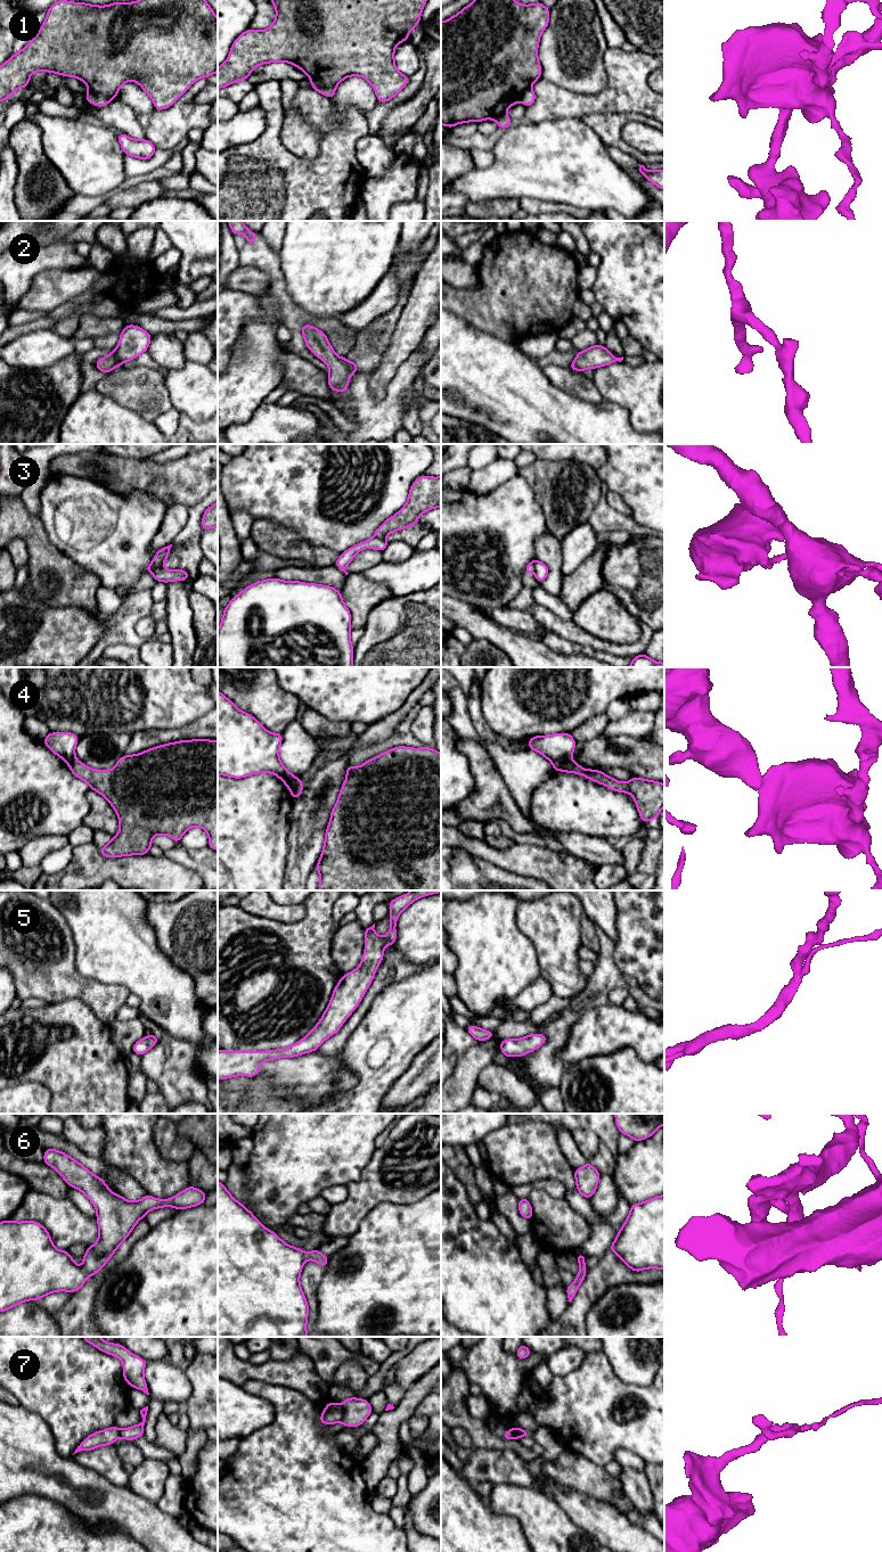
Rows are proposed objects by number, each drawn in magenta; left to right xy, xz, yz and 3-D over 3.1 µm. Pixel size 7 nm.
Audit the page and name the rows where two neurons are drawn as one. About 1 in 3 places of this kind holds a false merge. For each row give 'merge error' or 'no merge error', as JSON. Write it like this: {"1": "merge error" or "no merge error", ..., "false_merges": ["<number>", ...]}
{"1": "merge error", "2": "no merge error", "3": "merge error", "4": "merge error", "5": "no merge error", "6": "no merge error", "7": "merge error", "false_merges": ["1", "3", "4", "7"]}

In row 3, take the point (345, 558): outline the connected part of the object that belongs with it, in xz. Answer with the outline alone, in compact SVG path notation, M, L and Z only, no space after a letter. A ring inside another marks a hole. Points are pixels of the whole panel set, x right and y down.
M374 536L342 552L335 566L341 568L345 573L345 575L348 575L349 573L345 570L345 567L352 561L352 559L359 551L364 549L376 549L383 552L384 549L387 547L387 544L389 544L389 541L386 539L378 539Z

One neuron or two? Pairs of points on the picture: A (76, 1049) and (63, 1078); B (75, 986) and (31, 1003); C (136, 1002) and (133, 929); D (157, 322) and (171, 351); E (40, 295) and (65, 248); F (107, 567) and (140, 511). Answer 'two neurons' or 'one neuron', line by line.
A: one neuron
B: two neurons
C: two neurons
D: two neurons
E: two neurons
F: one neuron

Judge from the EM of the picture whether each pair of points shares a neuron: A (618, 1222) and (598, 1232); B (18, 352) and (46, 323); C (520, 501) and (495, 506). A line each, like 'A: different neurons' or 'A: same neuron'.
A: different neurons
B: different neurons
C: same neuron

